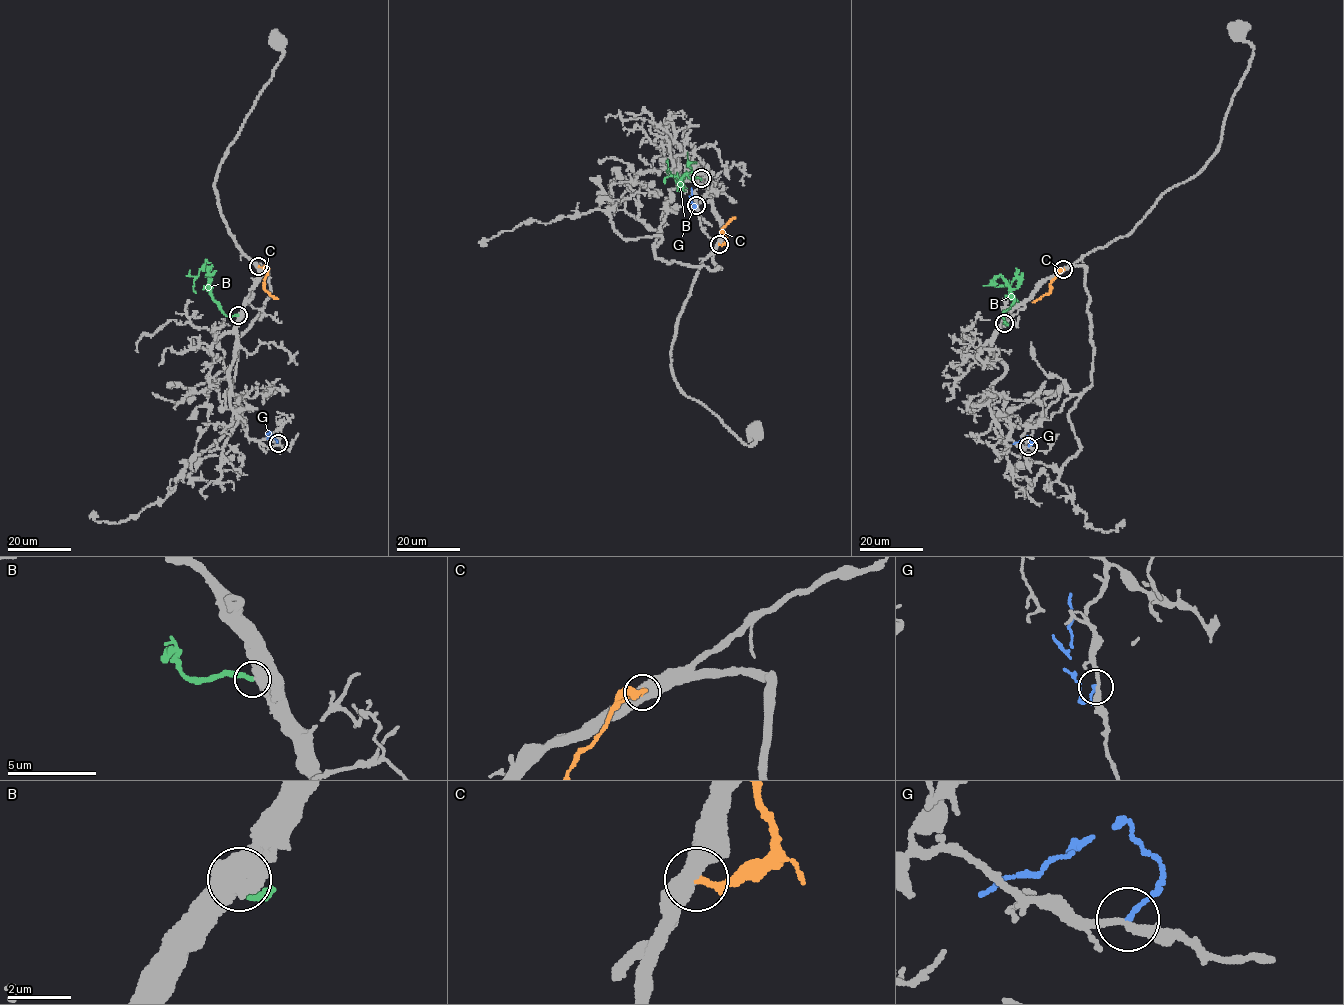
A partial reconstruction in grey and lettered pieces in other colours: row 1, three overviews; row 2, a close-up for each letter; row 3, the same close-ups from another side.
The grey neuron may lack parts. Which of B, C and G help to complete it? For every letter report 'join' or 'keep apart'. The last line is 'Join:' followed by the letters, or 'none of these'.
B: join
C: keep apart
G: keep apart
Join: B

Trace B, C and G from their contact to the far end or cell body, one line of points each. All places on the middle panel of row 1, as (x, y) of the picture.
B: (700, 178), (689, 178), (684, 175), (679, 182), (682, 181), (682, 190), (670, 175), (664, 183)
C: (719, 244), (726, 240), (721, 231), (735, 216)
G: (696, 205), (694, 207), (691, 201), (692, 188)

